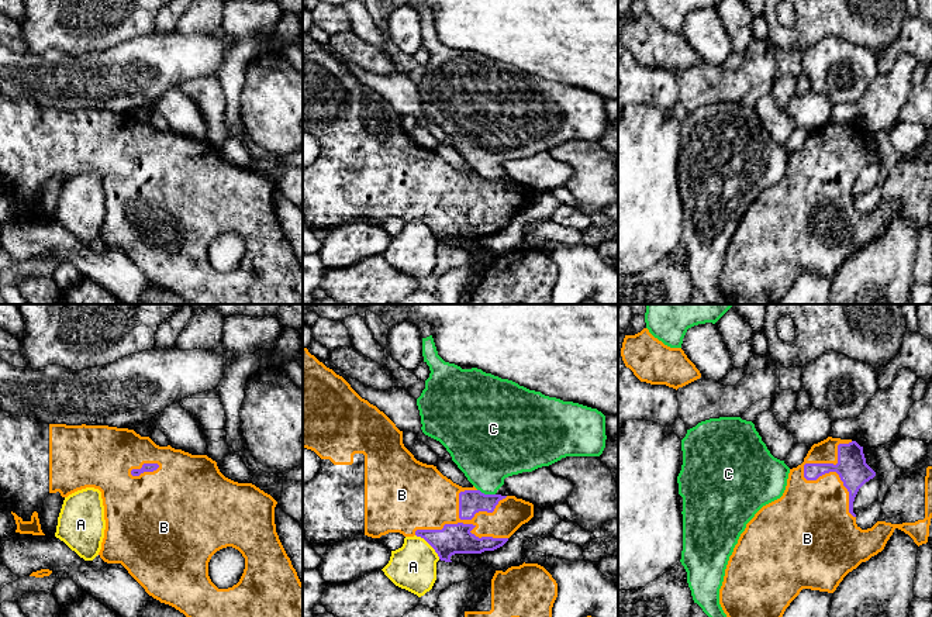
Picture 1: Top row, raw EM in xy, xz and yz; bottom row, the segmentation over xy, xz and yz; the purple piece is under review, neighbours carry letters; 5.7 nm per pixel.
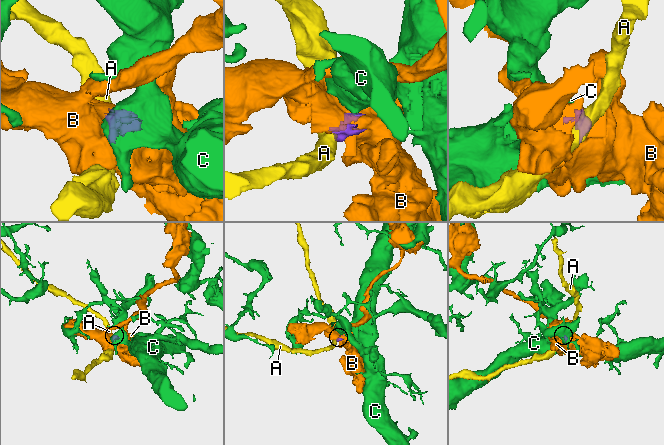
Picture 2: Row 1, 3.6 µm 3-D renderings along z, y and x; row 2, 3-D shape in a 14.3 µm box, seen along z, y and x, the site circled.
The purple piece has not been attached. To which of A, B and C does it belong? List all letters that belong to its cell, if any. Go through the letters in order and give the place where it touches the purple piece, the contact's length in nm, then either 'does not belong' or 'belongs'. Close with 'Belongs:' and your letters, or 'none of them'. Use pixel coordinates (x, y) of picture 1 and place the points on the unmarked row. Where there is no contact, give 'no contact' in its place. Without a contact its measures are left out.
A: meets purple in xz at (430, 228); contact 200 nm long; does not belong
B: meets purple in xz at (461, 203); contact 600 nm long; belongs
C: meets purple in xz at (486, 179); contact 110 nm long; does not belong
Belongs: B

